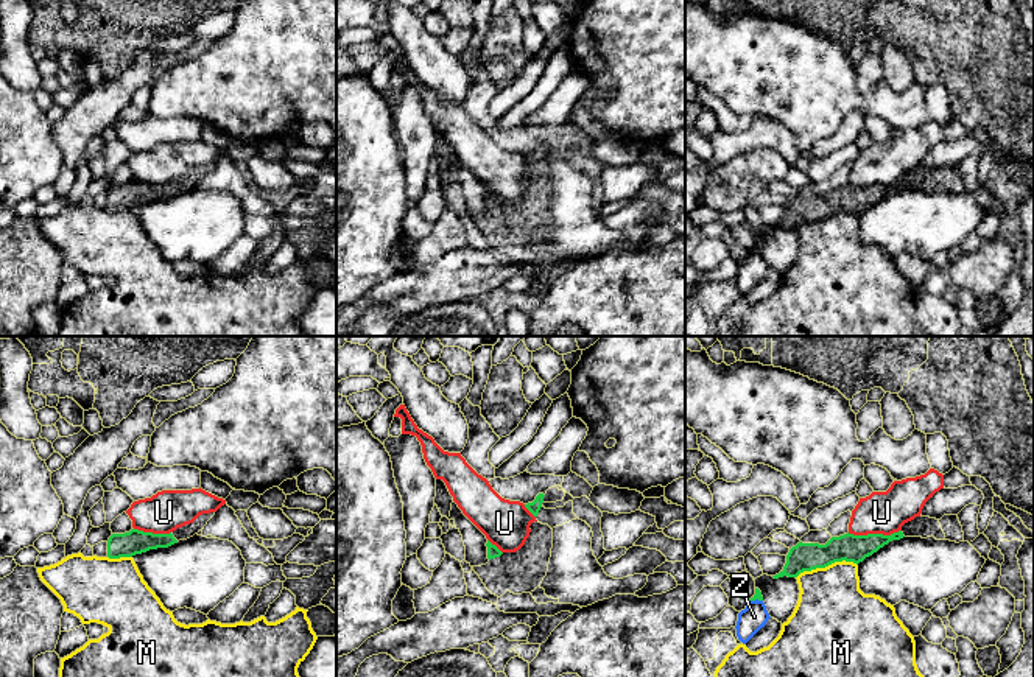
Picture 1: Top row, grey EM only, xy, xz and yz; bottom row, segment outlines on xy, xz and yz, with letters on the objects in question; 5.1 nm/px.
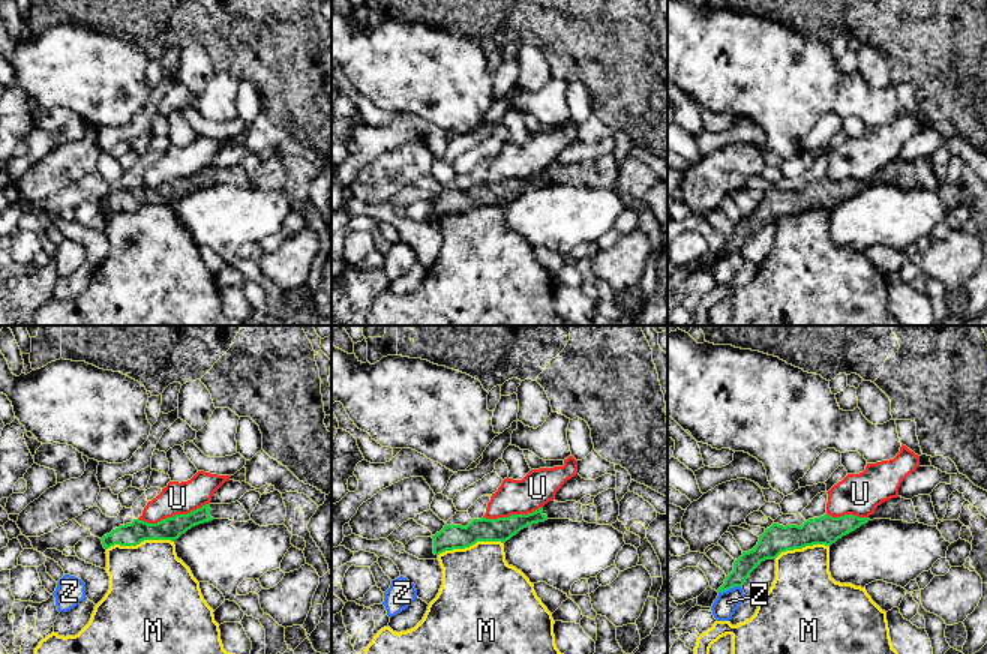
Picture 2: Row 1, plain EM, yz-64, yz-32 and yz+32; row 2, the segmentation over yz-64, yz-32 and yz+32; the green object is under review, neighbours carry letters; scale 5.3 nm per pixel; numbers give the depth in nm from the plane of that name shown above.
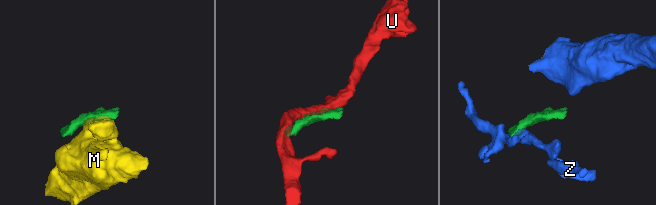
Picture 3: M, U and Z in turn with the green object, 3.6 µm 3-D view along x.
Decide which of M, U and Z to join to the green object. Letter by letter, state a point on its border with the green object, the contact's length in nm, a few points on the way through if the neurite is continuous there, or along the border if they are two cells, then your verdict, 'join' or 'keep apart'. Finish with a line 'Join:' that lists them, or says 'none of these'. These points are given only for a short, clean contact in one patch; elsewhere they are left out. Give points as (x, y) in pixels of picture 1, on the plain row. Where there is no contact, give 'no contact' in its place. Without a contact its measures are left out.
M: meets green in yz at (826, 217); contact 320 nm long; keep apart
U: meets green in yz at (874, 185); contact 280 nm long; border along yz (900, 181), (891, 185), (847, 184); keep apart
Z: meets green in yz at (756, 249); contact 70 nm long; border along yz (762, 251), (749, 254); keep apart
Join: none of these

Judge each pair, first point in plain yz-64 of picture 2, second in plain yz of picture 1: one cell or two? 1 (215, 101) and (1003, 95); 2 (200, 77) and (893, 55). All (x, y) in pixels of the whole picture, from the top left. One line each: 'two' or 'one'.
1: two
2: one

